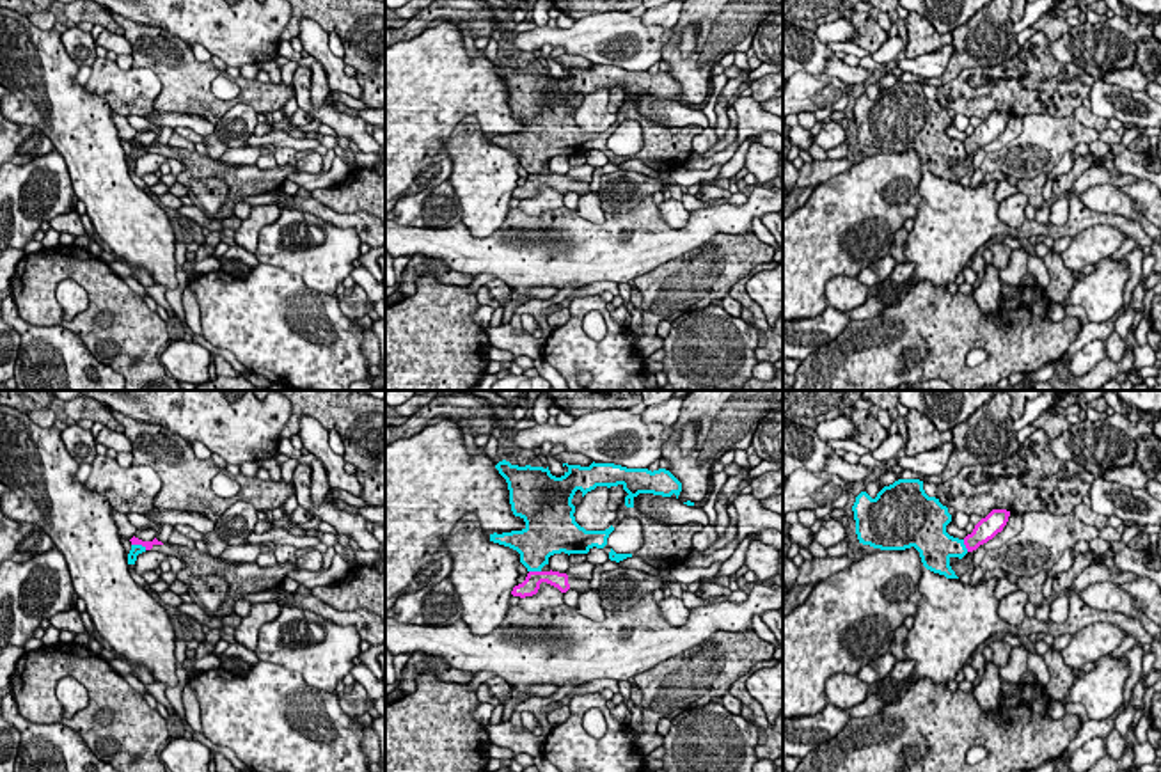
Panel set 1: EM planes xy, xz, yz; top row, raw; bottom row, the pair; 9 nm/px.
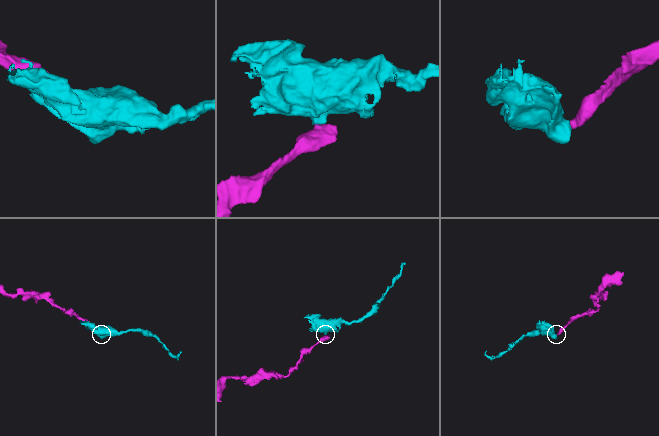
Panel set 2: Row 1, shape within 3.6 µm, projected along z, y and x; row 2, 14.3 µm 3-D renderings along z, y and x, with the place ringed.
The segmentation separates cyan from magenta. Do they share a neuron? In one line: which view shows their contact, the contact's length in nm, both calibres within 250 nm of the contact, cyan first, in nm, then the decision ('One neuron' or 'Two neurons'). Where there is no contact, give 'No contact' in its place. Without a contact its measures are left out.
Touches cyan in xy. Shared border 150 nm. Thickness 100 nm (cyan) against 70 nm. Two neurons

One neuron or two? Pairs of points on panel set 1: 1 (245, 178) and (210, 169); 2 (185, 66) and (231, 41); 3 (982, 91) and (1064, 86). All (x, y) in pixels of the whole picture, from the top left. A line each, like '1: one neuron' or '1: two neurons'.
1: one neuron
2: two neurons
3: one neuron

